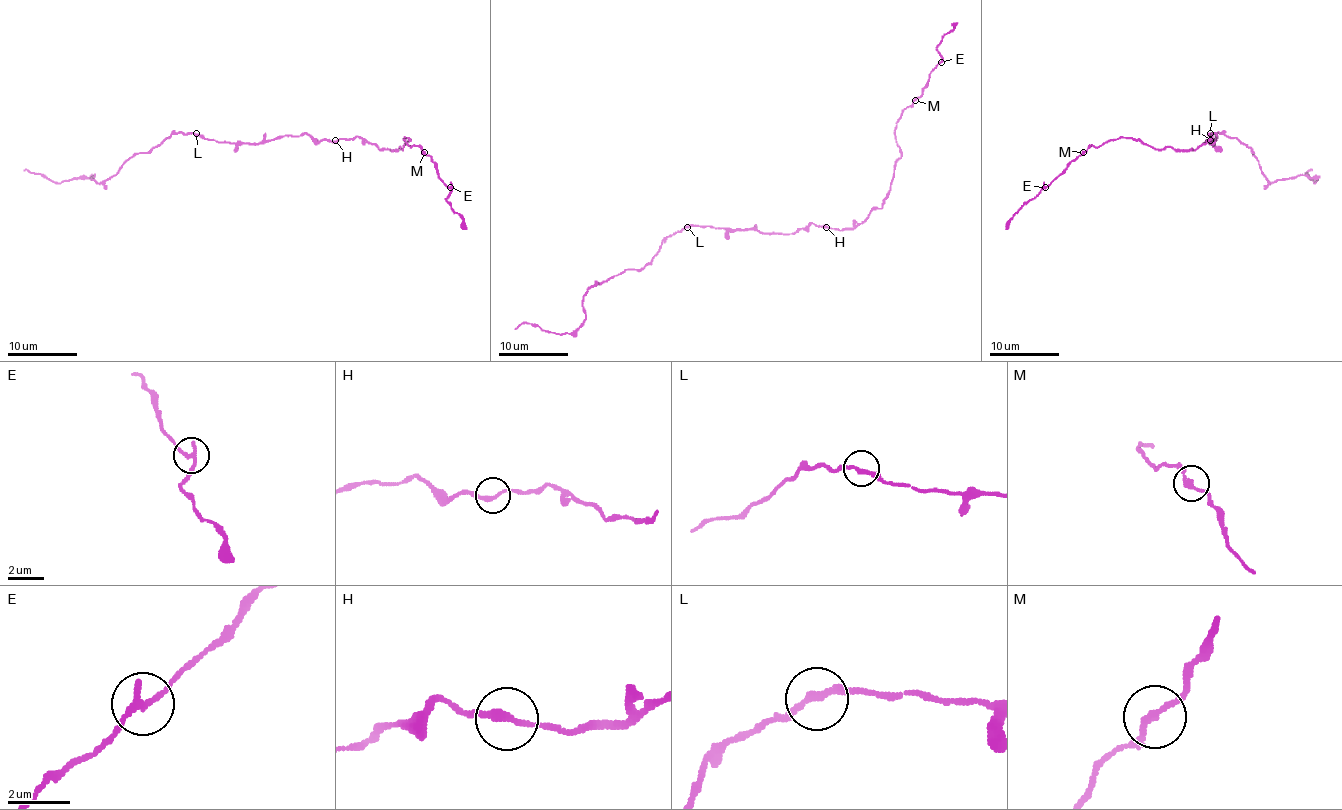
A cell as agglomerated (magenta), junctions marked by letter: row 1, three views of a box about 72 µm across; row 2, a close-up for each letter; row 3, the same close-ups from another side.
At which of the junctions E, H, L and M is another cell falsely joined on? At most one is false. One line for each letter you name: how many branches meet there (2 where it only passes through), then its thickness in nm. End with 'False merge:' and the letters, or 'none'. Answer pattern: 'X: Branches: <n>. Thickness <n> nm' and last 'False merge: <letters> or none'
E: Branches: 2. Thickness 220 nm
False merge: E

